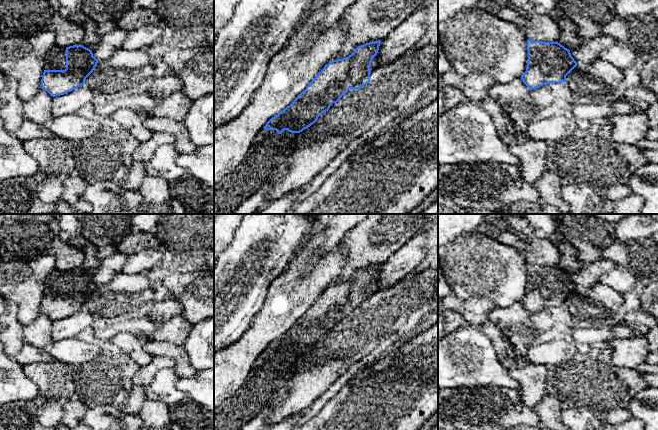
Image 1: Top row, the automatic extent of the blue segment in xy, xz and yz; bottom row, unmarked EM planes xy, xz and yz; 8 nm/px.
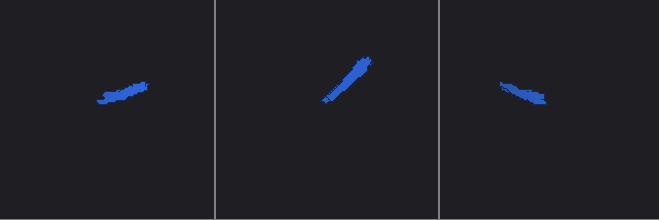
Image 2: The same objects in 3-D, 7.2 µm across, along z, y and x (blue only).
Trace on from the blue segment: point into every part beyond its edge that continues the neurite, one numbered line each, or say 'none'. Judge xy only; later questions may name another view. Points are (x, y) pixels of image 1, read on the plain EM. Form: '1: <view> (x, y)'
1: xy (56, 282)

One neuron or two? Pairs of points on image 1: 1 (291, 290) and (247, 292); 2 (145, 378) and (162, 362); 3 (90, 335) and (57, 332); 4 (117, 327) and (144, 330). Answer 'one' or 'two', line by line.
1: two
2: one
3: two
4: one

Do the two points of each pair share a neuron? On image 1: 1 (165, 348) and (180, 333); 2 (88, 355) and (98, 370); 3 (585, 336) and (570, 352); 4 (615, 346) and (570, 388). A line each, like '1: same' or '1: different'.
1: different
2: different
3: different
4: different

